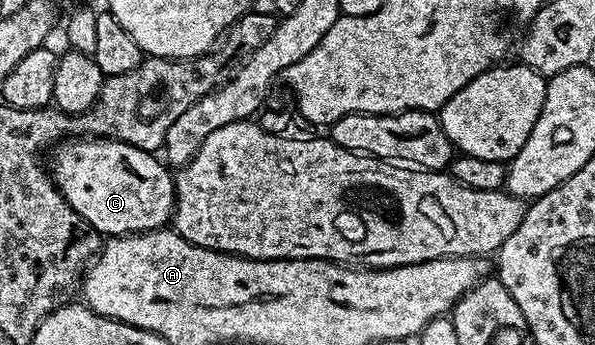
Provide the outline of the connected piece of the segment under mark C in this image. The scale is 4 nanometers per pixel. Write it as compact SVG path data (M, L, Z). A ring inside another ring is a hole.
M109 137L92 139L65 139L56 146L51 178L66 203L73 207L96 233L106 238L124 237L126 233L149 233L152 229L164 229L173 215L174 174L164 160L156 161L148 149L140 149L130 141L113 141Z

